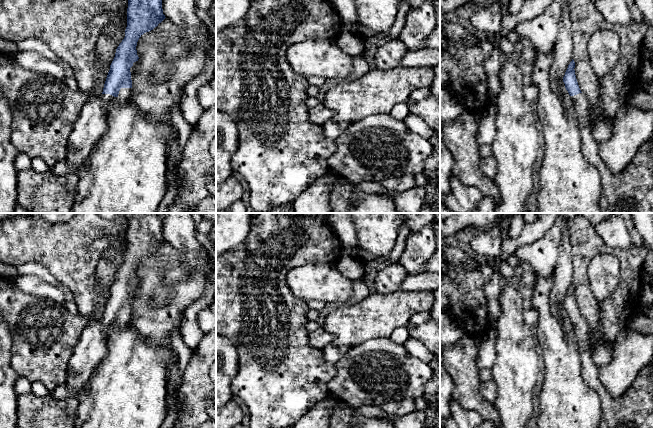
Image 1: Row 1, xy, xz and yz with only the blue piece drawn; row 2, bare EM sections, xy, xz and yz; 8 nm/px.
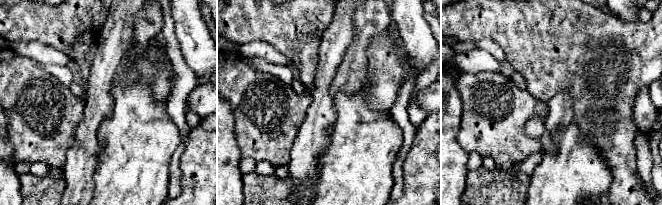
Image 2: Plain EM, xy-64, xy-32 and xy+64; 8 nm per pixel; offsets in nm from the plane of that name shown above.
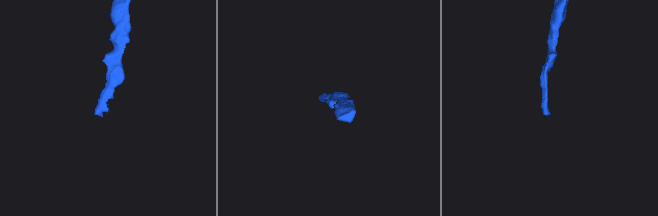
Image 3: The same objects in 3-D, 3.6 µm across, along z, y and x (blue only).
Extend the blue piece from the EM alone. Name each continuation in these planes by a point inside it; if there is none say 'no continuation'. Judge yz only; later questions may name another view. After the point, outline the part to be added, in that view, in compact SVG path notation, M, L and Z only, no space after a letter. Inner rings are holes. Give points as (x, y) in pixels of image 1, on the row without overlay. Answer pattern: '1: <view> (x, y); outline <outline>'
1: yz (634, 409); outline M583 317L570 320L574 328L581 359L583 361L582 376L588 385L595 389L602 402L603 413L599 428L653 428L653 367L647 365L640 370L632 386L621 396L613 398L599 379L599 367L595 364L589 345L589 326Z

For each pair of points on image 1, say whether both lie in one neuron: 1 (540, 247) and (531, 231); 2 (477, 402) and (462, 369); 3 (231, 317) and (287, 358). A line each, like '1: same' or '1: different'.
1: different
2: same
3: same

